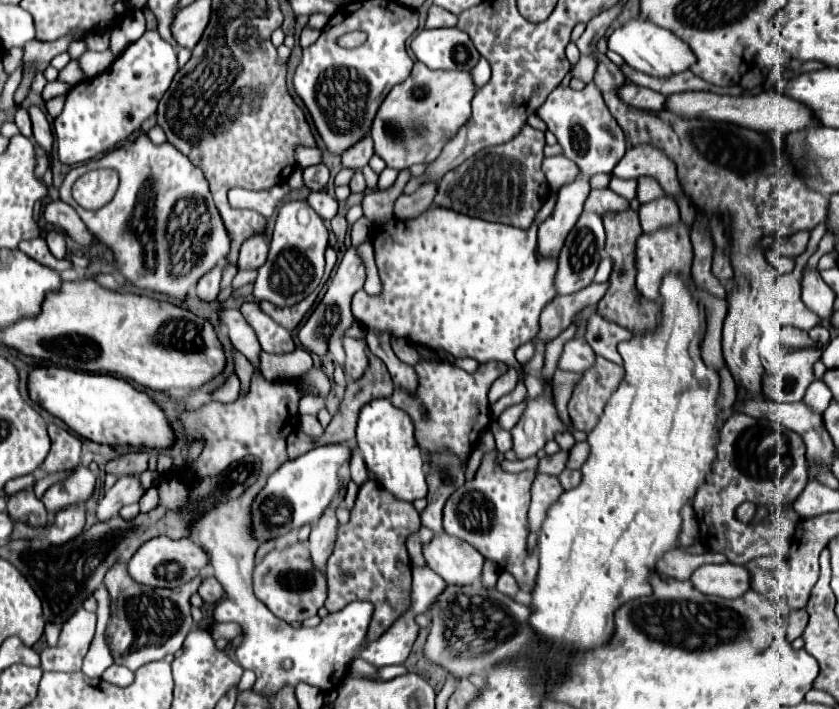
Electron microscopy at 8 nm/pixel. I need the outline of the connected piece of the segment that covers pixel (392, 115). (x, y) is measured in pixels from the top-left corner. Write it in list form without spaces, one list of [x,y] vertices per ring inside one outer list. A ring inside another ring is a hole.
[[[417,61],[411,75],[389,91],[373,119],[371,137],[375,141],[375,153],[387,167],[397,171],[415,163],[435,161],[443,145],[453,139],[459,127],[471,117],[473,95],[475,87],[467,71],[433,71]]]

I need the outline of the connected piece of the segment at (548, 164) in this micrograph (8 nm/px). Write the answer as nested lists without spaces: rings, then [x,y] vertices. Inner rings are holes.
[[[555,155],[555,157],[547,157],[543,161],[543,173],[547,175],[549,185],[553,185],[555,189],[559,189],[561,185],[567,185],[567,183],[575,181],[581,171],[565,155]]]

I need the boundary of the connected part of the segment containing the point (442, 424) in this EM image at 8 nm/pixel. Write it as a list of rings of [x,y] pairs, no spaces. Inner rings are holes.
[[[419,361],[415,369],[419,373],[417,395],[409,395],[407,391],[395,387],[395,393],[391,397],[393,405],[403,409],[413,419],[417,443],[425,453],[449,449],[457,457],[467,459],[479,439],[481,429],[487,429],[491,421],[487,391],[491,383],[507,371],[507,365],[503,365],[501,361],[487,361],[479,365],[475,373],[465,373],[463,369],[447,361]],[[421,407],[425,407],[429,415],[423,415]]]

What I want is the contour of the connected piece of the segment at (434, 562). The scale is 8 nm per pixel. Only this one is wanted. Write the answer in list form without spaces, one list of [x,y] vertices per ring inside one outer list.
[[[439,533],[425,543],[423,557],[445,583],[455,585],[471,585],[475,579],[479,579],[485,561],[485,557],[479,555],[467,541],[447,533]]]

